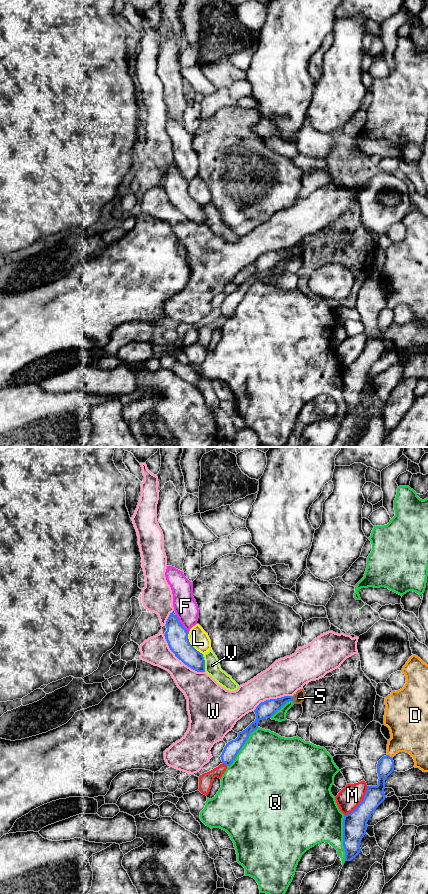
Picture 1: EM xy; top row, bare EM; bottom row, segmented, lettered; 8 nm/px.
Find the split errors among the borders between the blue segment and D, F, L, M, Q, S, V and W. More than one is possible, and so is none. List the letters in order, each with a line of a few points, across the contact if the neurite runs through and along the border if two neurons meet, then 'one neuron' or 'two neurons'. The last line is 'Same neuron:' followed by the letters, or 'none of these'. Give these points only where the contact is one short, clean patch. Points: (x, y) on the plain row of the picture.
D: line xy (387, 306), (392, 310); two neurons
F: two neurons
L: two neurons
M: two neurons
Q: two neurons
S: line xy (292, 249), (294, 254); two neurons
V: two neurons
W: two neurons
Same neuron: none of these

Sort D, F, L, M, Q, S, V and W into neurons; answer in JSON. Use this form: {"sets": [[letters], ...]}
{"sets": [["D"], ["F"], ["L"], ["M"], ["Q"], ["S"], ["V"], ["W"]]}

